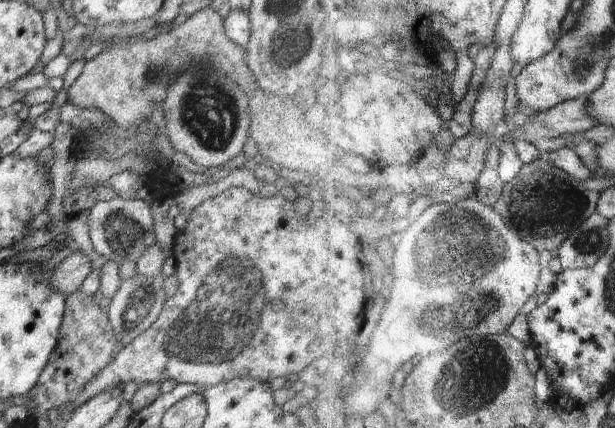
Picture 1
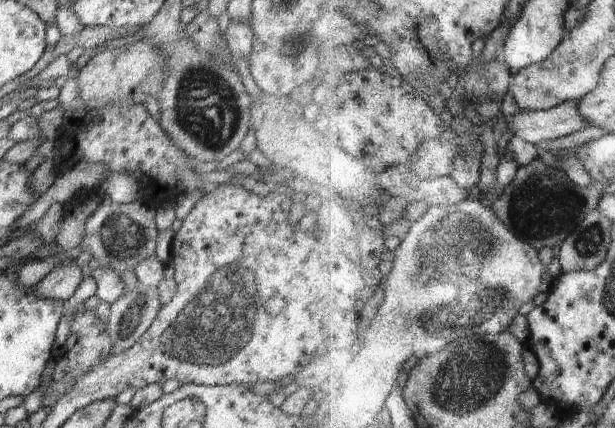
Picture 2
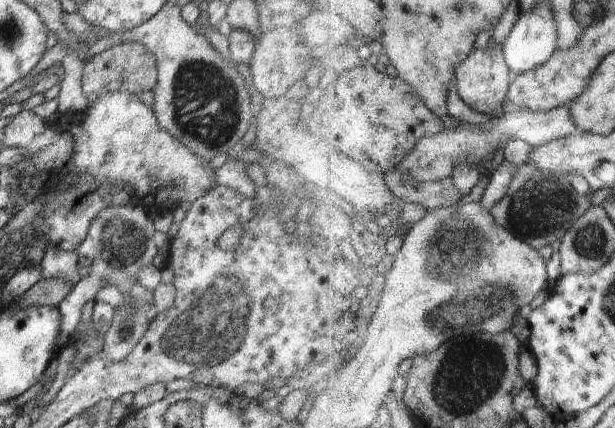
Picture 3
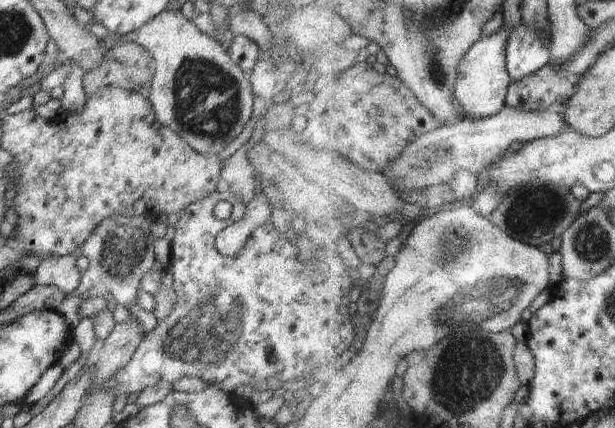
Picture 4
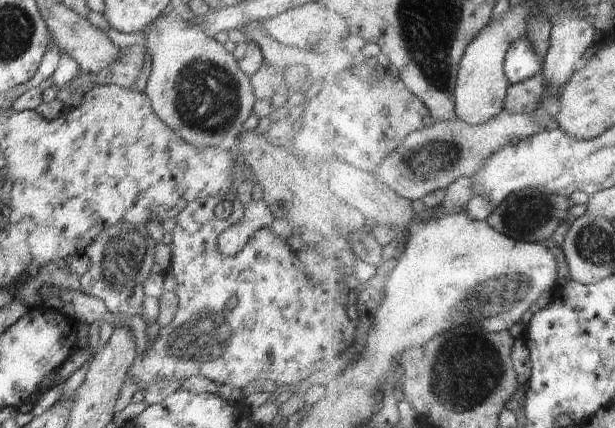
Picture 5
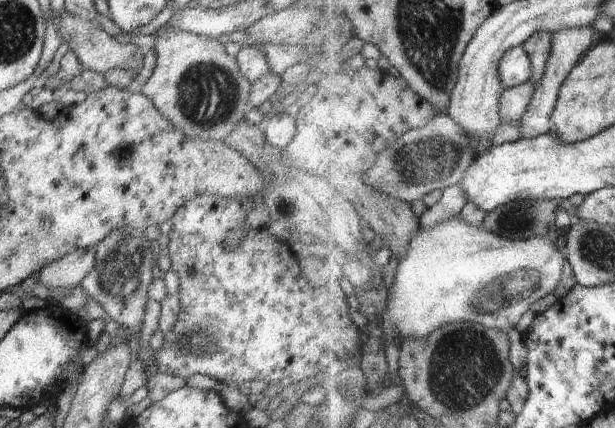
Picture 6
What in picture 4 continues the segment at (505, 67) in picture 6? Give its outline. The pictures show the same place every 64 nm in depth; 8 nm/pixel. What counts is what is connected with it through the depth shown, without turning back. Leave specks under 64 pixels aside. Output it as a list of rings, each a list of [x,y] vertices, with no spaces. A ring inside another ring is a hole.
[[[516,27],[508,42],[507,66],[513,82],[520,82],[550,65],[551,36],[538,27]]]

